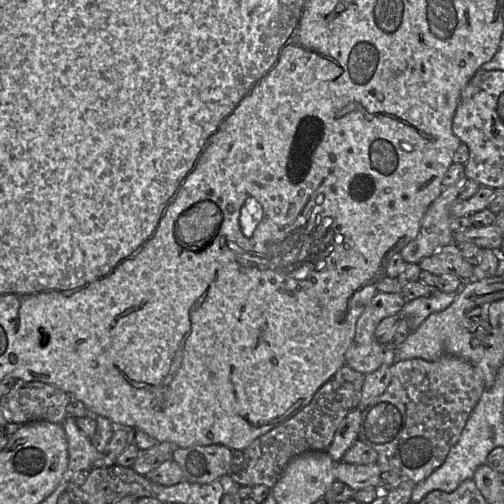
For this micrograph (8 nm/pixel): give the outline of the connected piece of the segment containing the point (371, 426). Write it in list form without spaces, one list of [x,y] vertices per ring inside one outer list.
[[[450,355],[434,362],[420,358],[398,361],[391,366],[391,373],[391,381],[383,394],[363,410],[358,433],[358,439],[378,454],[377,464],[382,478],[388,483],[386,491],[407,481],[417,485],[443,464],[485,390],[479,370],[469,362]]]

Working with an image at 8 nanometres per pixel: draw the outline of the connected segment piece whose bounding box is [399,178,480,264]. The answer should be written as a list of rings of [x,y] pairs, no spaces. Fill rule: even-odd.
[[[466,178],[461,183],[446,187],[428,207],[418,236],[399,252],[406,262],[418,264],[444,246],[454,243],[454,234],[450,229],[450,208],[459,201],[473,196],[480,184]]]

